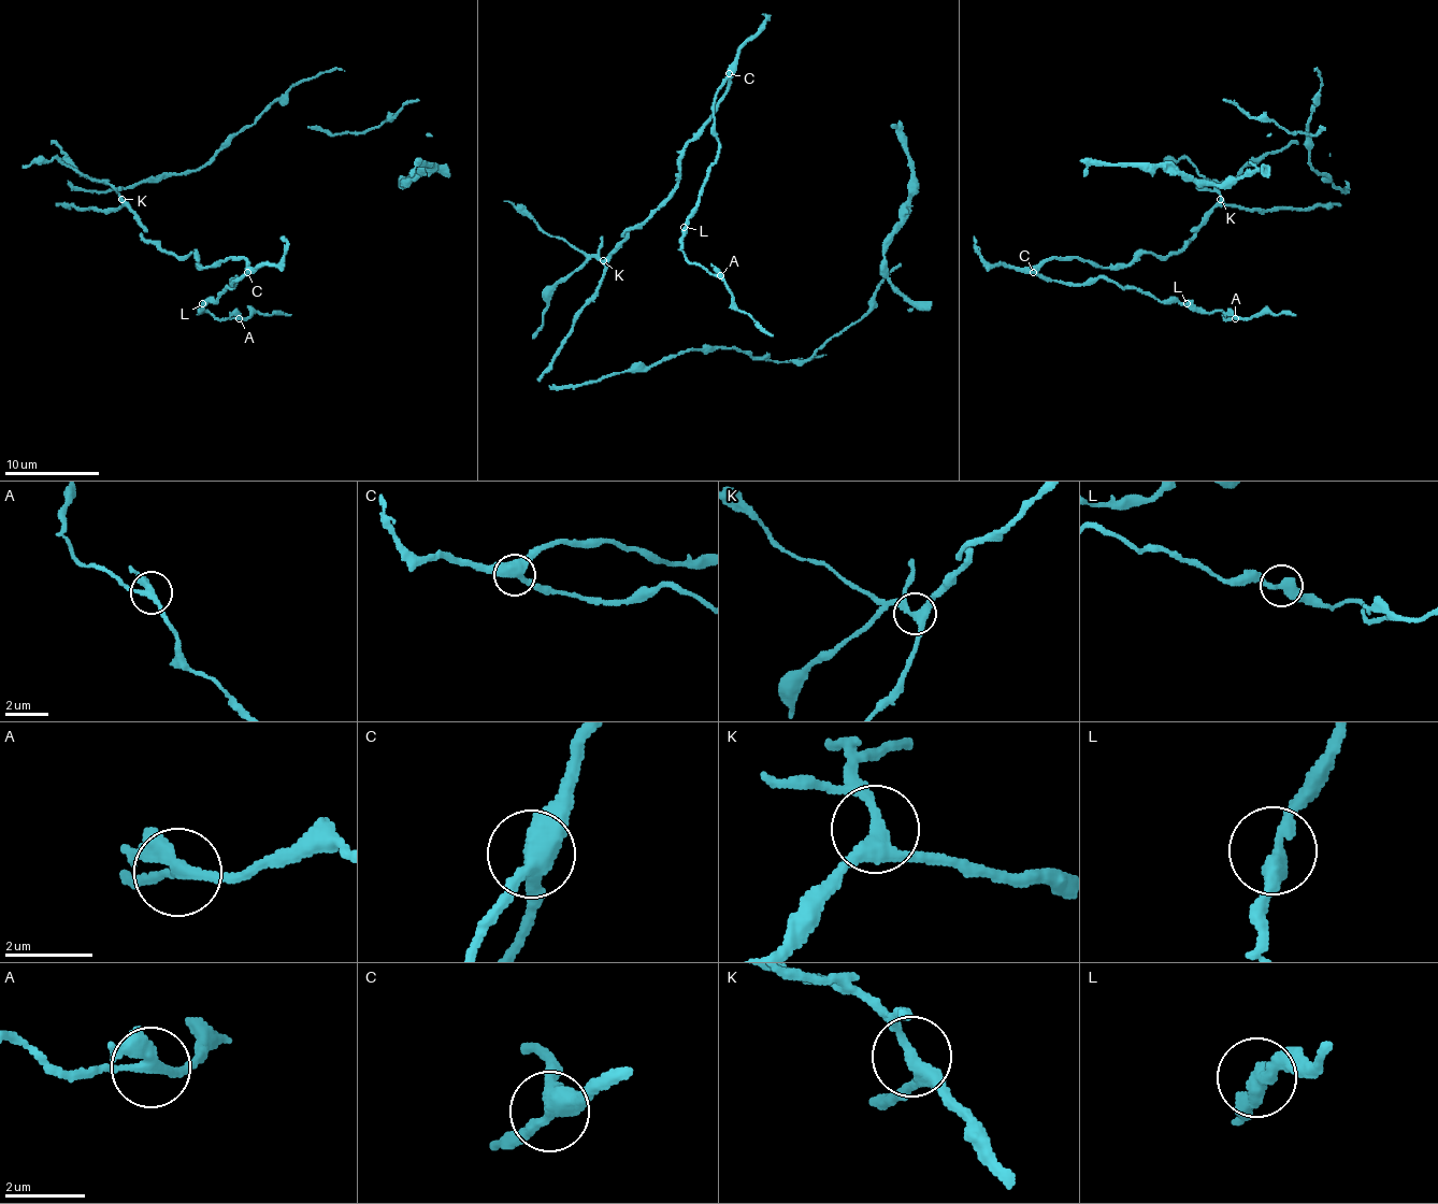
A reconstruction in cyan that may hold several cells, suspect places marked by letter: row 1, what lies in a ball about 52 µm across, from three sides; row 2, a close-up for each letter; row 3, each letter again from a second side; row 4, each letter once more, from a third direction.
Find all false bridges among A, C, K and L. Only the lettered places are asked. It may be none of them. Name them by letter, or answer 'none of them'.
none of them

